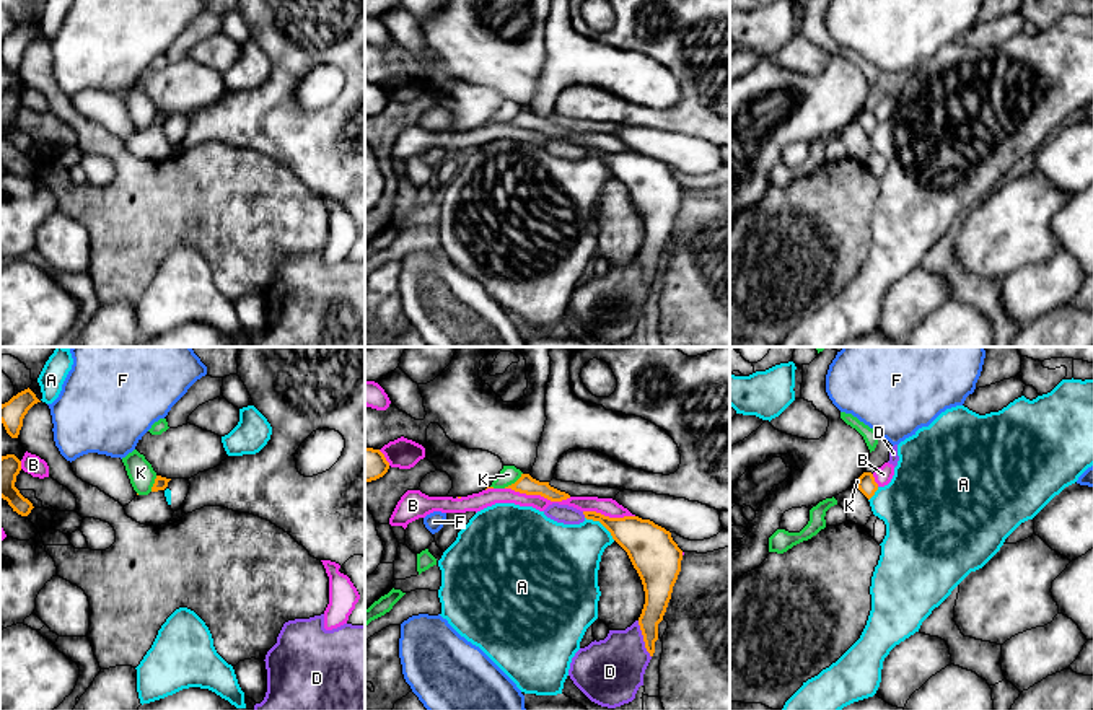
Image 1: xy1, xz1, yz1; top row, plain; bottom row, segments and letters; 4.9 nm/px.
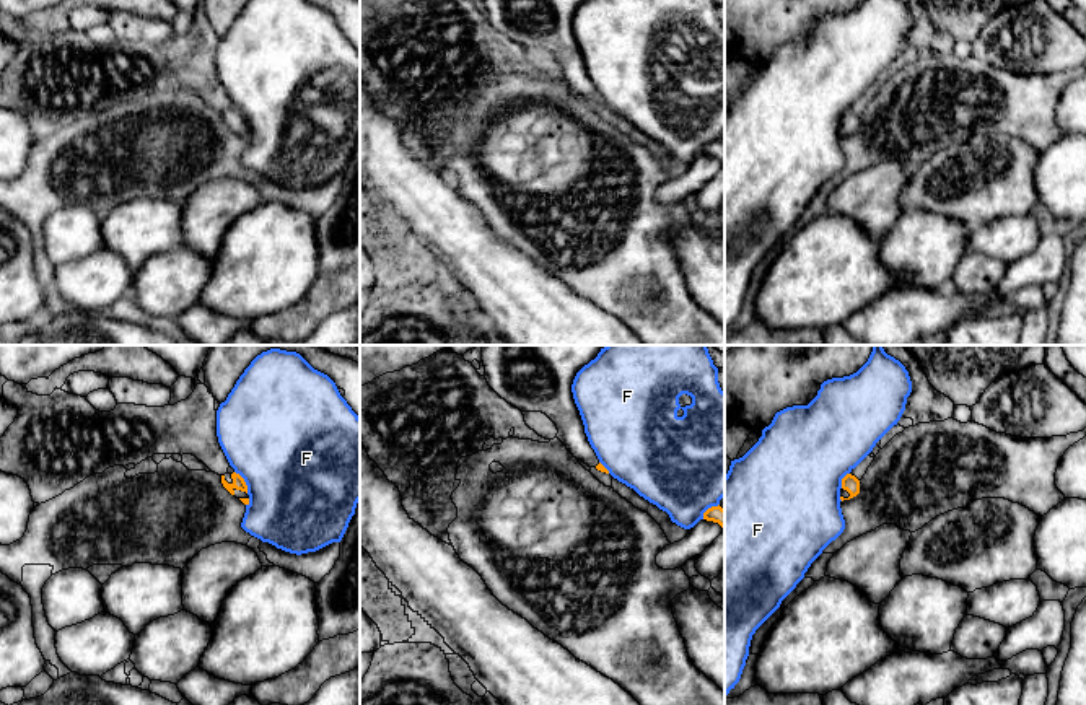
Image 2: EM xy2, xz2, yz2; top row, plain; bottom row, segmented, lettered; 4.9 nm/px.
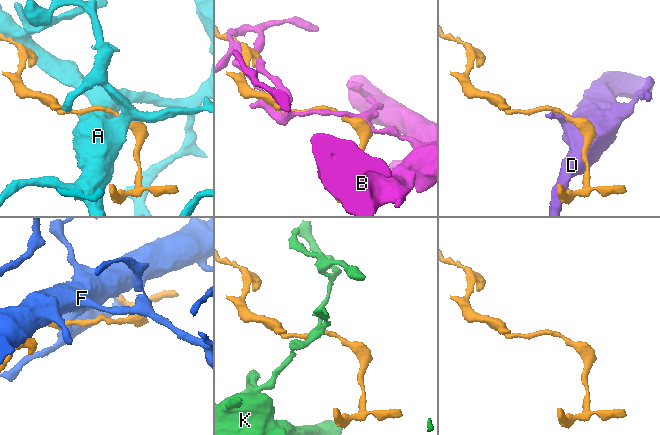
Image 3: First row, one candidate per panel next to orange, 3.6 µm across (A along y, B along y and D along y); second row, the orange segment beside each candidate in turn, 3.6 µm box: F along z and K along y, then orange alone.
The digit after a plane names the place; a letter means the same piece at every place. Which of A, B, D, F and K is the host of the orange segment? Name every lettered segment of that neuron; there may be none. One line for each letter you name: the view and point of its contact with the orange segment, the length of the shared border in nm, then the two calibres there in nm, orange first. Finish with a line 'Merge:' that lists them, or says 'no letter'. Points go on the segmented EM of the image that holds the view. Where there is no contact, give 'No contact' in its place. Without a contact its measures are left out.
Merge: no letter

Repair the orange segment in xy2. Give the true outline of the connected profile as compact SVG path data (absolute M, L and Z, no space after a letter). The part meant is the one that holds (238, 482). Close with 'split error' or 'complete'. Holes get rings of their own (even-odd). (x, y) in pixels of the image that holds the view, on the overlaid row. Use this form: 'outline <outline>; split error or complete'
outline M239 474L221 475L221 484L231 495L239 498L244 505L249 505L247 485Z; split error

